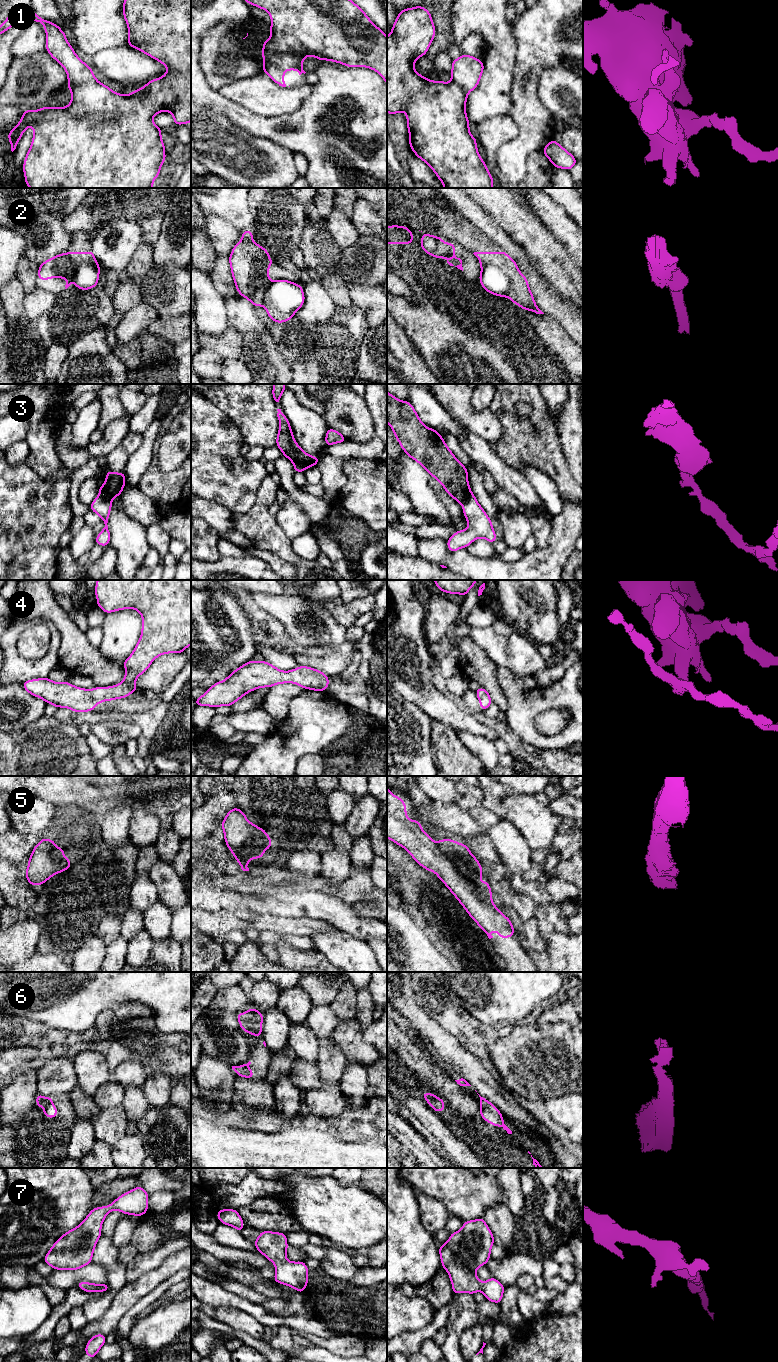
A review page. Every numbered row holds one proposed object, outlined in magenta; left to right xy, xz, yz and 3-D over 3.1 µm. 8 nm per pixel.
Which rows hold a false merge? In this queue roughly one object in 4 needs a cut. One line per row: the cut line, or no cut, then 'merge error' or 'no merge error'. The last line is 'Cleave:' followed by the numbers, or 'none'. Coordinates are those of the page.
1: no cut | no merge error
2: xy (66, 253), (74, 263), (73, 276) | merge error
3: yz (471, 492), (461, 503) | merge error
4: no cut | no merge error
5: no cut | no merge error
6: no cut | no merge error
7: no cut | no merge error
Cleave: 2, 3

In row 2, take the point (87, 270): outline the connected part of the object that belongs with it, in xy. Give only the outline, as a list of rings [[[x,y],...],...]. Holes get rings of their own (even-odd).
[[[92,249],[89,252],[67,252],[67,255],[75,263],[74,285],[80,290],[88,290],[97,286],[100,265]]]

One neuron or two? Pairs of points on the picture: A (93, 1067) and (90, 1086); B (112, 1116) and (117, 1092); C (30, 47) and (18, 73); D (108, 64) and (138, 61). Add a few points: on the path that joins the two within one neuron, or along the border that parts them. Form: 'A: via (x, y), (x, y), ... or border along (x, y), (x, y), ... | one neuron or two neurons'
A: via (92, 1072), (90, 1081) | one neuron
B: border along (121, 1105), (101, 1110) | two neurons
C: border along (45, 50), (39, 53), (15, 56) | two neurons
D: via (115, 64), (131, 64) | one neuron

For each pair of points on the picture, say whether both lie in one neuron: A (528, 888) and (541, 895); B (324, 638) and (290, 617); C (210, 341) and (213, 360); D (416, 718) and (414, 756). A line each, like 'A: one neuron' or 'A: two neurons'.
A: one neuron
B: one neuron
C: two neurons
D: one neuron

